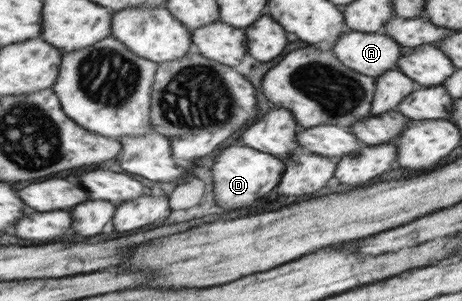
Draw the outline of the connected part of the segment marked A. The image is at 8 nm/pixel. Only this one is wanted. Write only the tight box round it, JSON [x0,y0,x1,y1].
[333,29,404,80]

